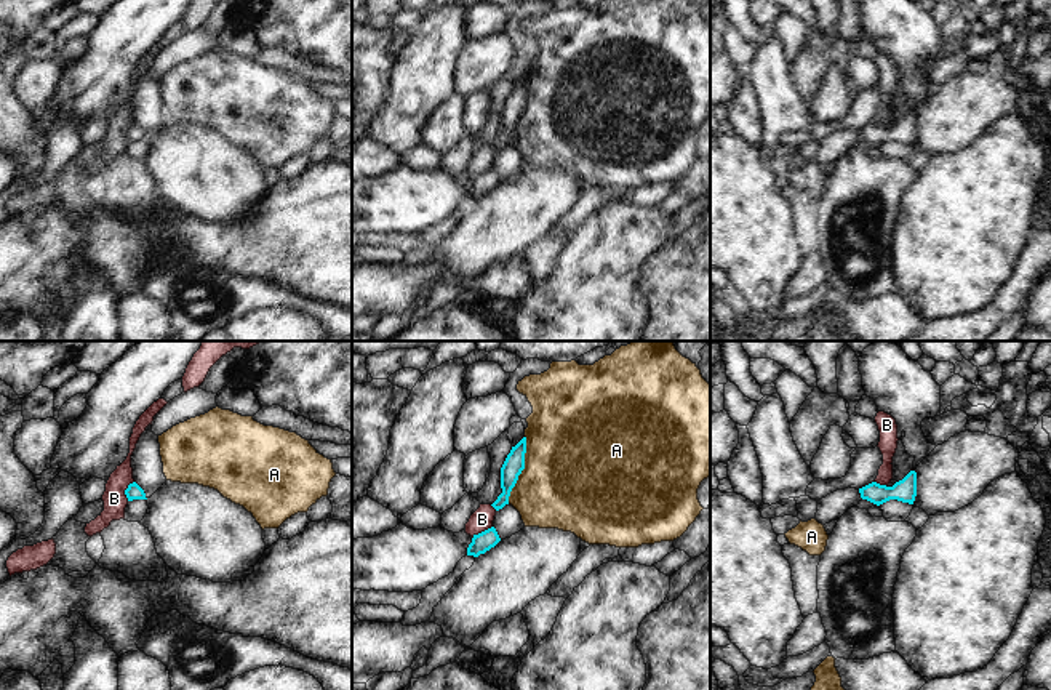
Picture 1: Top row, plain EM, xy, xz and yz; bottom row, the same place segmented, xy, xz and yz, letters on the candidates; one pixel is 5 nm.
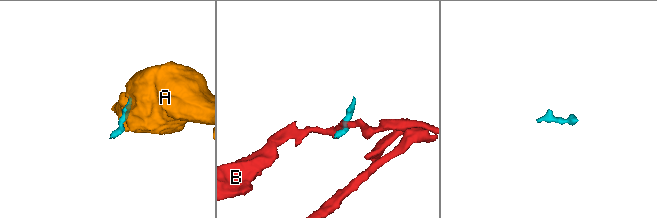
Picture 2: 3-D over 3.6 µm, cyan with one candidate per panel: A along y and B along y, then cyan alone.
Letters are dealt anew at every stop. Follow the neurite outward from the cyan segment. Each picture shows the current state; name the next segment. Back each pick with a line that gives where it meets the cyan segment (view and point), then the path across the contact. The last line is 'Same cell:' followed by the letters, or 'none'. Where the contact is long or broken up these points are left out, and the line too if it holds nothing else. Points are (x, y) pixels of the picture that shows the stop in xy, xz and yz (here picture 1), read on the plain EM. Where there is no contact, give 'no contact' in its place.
Same cell: none

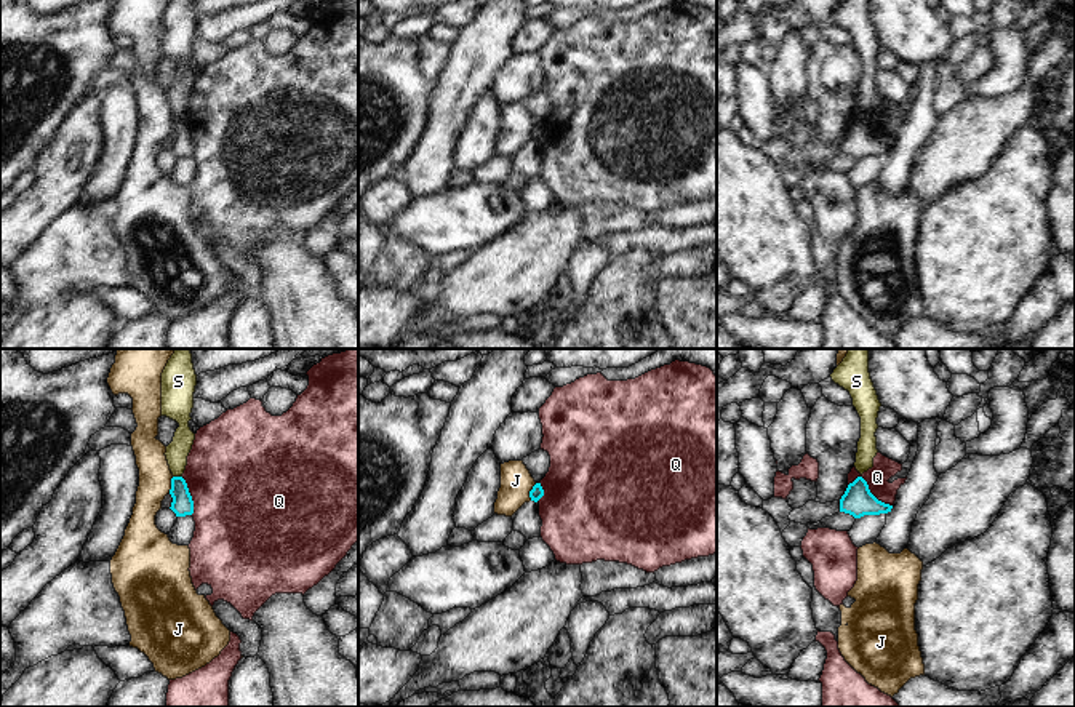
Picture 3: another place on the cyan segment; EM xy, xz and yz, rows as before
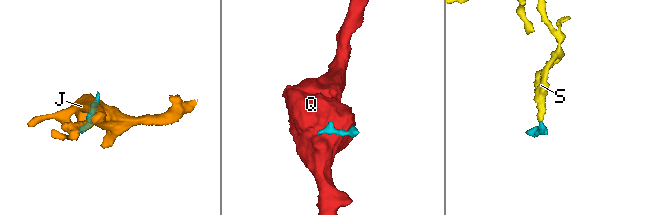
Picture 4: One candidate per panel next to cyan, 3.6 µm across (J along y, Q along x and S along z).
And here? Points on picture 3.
S: meets cyan in xy at (178, 119); runs through xy (183, 146), (178, 119), (178, 91)
Same cell: S

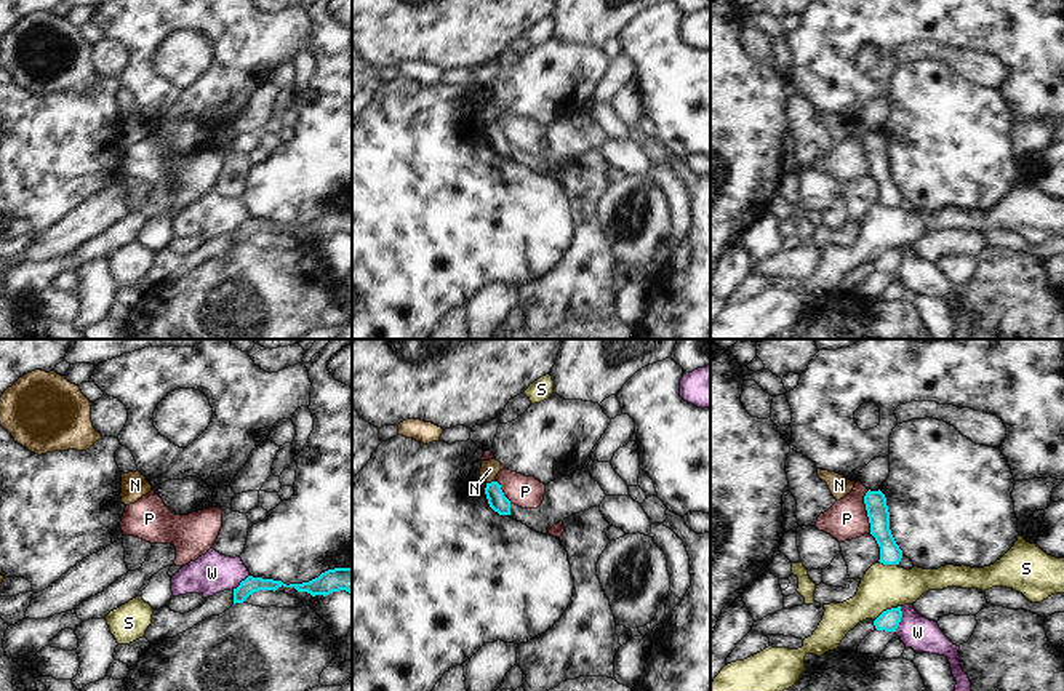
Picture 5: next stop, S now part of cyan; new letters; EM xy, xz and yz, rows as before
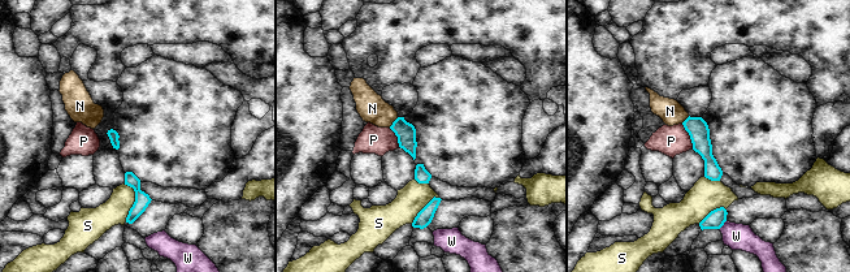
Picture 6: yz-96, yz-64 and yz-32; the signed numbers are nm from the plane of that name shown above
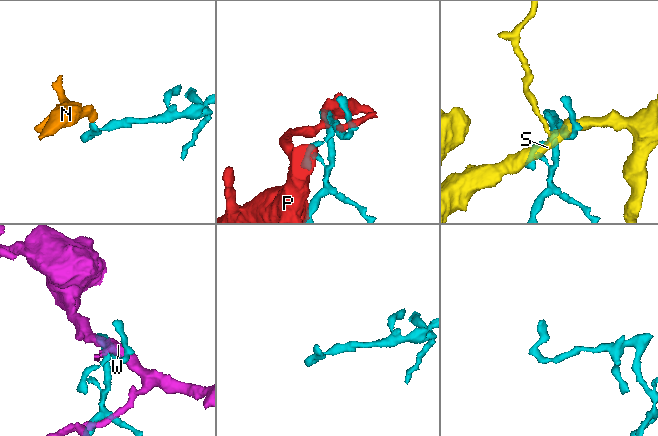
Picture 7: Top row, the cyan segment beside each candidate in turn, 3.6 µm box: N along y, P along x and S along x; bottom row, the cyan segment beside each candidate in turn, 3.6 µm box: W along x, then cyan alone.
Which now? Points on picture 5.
Same cell: none

